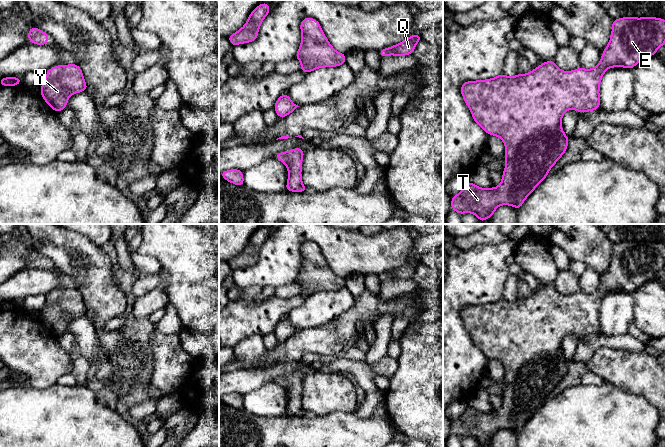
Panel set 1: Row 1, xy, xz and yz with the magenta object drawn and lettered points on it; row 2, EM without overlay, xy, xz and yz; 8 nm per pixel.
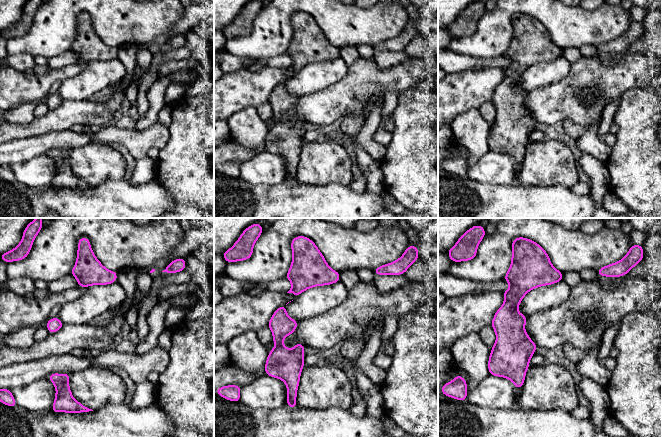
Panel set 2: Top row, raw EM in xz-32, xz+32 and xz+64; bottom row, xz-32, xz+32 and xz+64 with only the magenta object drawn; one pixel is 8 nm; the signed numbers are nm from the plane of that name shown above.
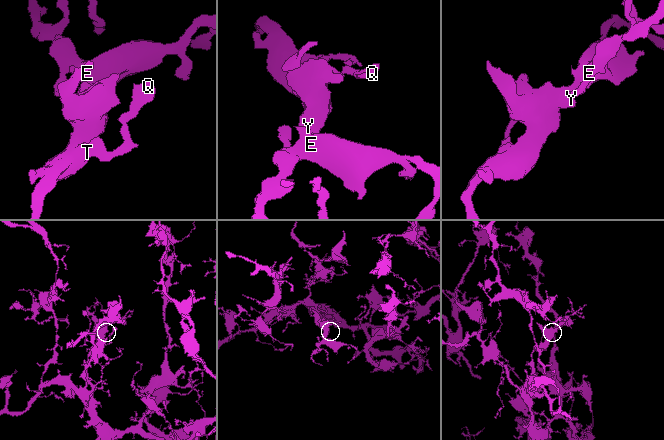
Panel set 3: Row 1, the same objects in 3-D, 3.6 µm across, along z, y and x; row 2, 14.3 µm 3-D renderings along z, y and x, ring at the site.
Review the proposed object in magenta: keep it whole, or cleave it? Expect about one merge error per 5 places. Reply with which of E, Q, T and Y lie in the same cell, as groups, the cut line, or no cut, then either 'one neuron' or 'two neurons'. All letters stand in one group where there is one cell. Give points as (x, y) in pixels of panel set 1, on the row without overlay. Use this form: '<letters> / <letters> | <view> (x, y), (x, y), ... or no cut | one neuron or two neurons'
E Q T Y | no cut | one neuron

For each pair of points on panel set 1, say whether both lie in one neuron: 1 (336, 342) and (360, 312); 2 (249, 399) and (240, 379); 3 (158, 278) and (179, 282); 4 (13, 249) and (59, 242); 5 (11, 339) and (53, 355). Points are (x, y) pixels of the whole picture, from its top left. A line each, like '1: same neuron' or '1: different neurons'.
1: same neuron
2: different neurons
3: different neurons
4: different neurons
5: same neuron

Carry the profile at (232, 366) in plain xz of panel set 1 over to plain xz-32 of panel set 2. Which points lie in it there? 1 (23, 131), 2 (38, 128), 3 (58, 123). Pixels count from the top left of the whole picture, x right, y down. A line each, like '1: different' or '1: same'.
1: same
2: same
3: same

